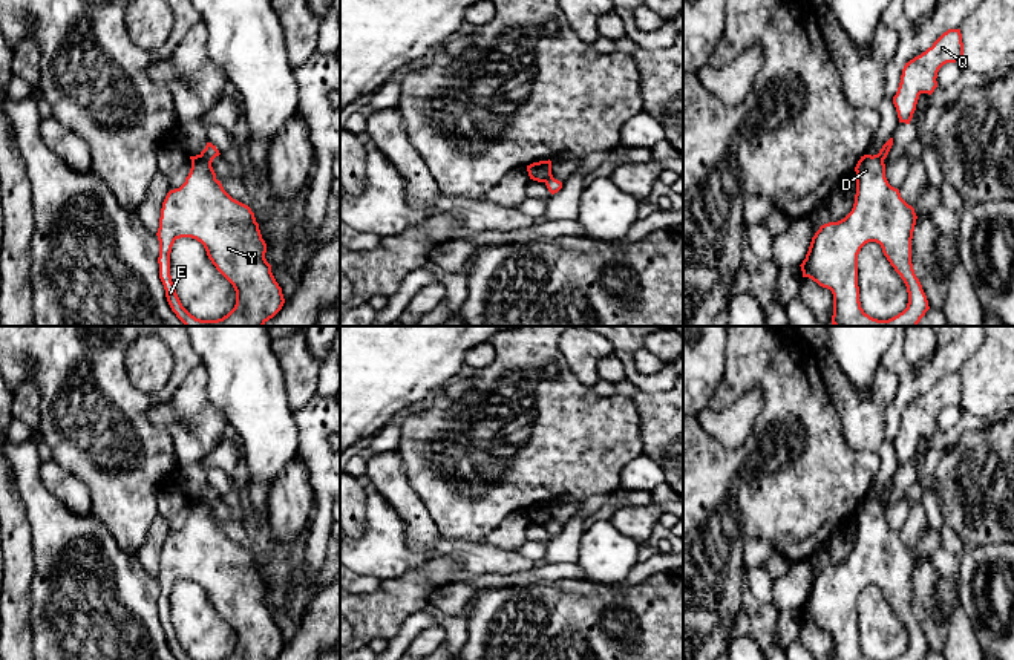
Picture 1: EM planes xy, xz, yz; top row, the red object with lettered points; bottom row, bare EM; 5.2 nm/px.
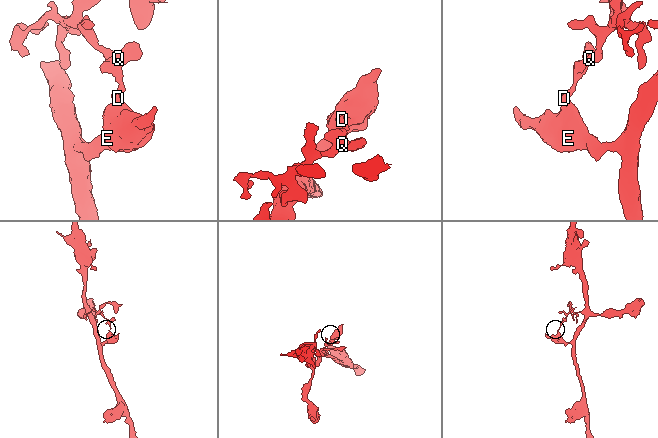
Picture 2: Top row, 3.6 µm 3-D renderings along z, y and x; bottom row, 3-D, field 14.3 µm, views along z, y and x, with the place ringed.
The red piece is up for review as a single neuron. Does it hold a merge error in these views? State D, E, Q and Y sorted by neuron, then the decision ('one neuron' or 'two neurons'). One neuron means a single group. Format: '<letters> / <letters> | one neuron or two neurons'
D E Y / Q | two neurons

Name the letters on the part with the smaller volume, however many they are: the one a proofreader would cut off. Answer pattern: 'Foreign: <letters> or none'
Foreign: Q

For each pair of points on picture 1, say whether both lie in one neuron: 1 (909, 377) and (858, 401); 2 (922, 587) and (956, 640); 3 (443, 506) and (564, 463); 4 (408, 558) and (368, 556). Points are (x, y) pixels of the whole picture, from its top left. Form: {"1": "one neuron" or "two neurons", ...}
{"1": "two neurons", "2": "two neurons", "3": "one neuron", "4": "one neuron"}

